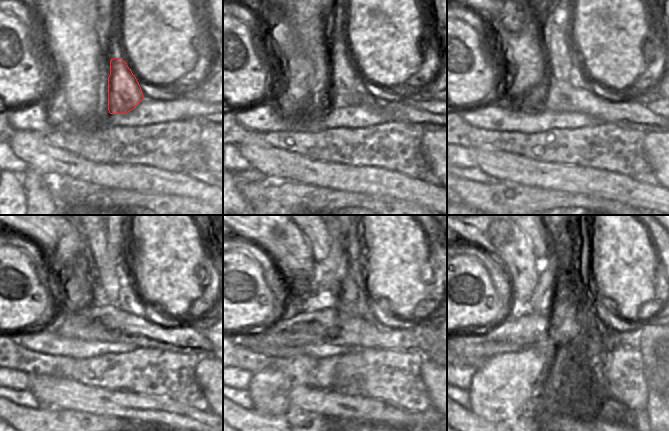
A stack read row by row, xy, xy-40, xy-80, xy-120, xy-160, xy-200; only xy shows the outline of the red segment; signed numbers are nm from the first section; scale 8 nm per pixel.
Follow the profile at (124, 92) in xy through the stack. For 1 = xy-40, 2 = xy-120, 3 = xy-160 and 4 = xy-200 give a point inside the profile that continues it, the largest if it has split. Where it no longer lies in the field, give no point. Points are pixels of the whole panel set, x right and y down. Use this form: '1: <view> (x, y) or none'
1: xy-40 (346, 89)
2: xy-120 (104, 246)
3: xy-160 (321, 238)
4: xy-200 (543, 240)

